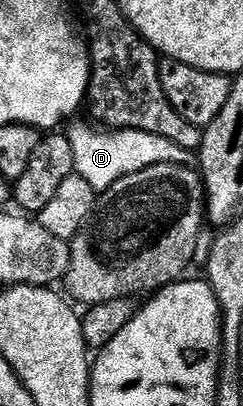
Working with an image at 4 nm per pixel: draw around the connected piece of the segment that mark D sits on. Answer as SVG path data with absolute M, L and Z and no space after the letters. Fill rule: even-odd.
M70 124L67 136L71 143L71 151L75 151L73 168L91 187L103 191L111 187L123 175L131 175L135 171L143 171L155 163L175 163L176 165L189 165L190 150L171 143L171 139L163 139L159 135L151 135L147 131L138 129L113 129L106 131L101 127L89 125ZM97 128L97 129L92 129Z

